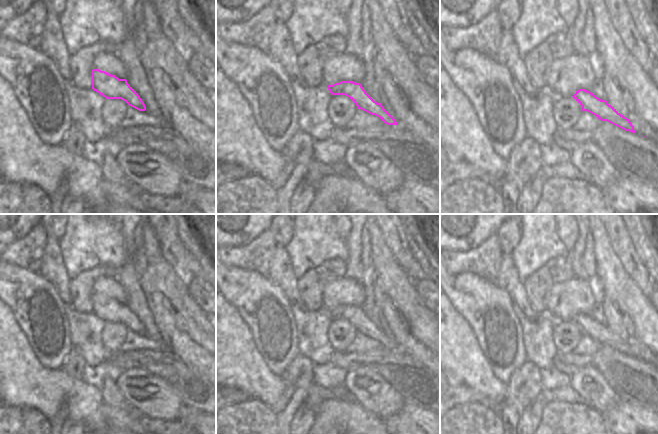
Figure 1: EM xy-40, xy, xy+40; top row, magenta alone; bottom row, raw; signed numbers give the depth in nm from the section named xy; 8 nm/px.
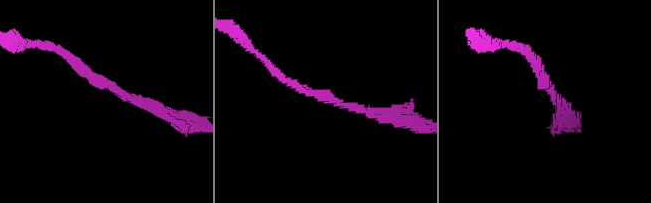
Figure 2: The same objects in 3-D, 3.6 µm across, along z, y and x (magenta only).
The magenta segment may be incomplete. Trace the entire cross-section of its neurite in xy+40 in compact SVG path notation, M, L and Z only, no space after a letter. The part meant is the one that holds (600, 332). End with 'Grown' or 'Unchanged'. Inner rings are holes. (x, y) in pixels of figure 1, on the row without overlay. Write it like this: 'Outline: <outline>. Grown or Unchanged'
Outline: M579 313L572 321L582 330L582 335L587 335L601 345L607 345L625 355L635 357L634 350L630 344L621 339L606 324L599 323L585 313Z. Unchanged.

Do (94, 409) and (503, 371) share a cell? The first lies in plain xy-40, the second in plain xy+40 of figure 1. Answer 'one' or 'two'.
two

